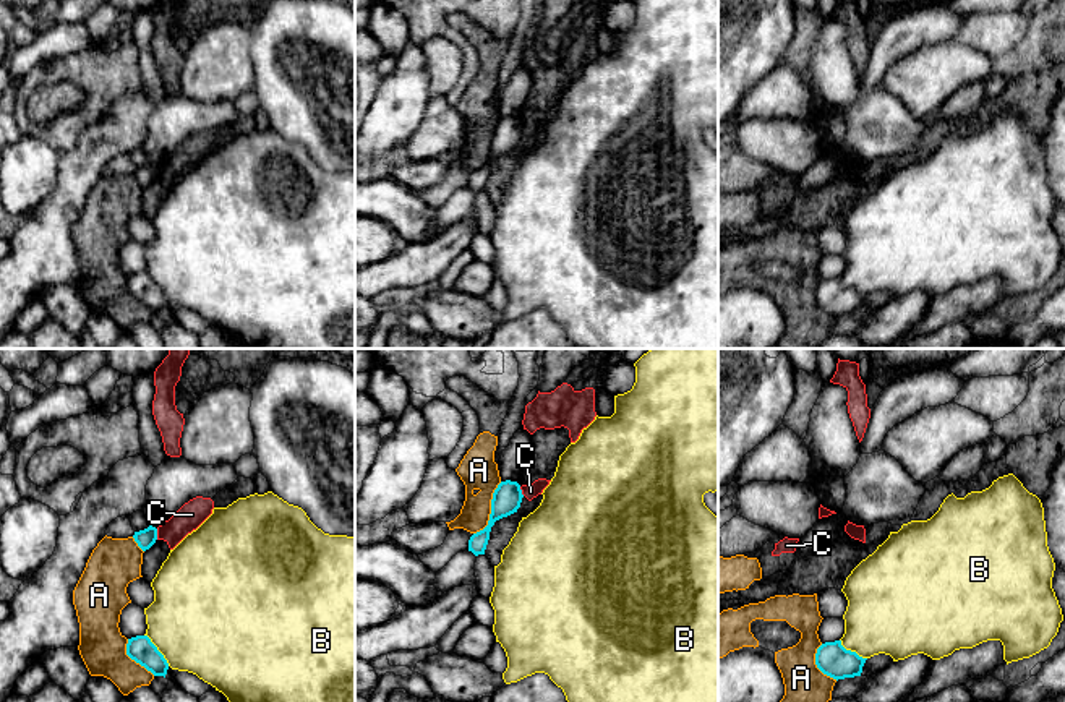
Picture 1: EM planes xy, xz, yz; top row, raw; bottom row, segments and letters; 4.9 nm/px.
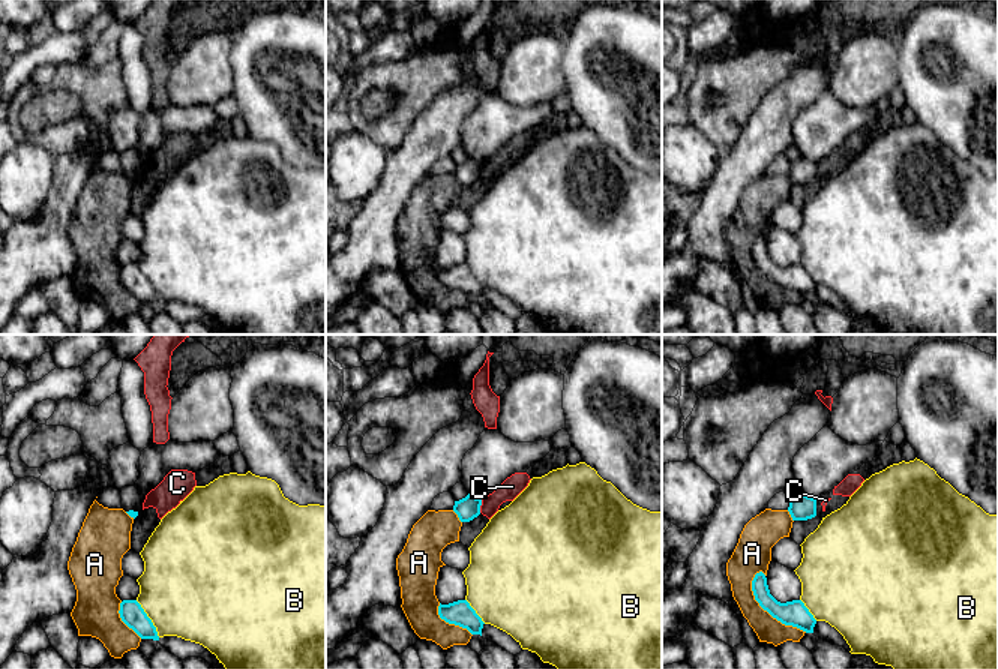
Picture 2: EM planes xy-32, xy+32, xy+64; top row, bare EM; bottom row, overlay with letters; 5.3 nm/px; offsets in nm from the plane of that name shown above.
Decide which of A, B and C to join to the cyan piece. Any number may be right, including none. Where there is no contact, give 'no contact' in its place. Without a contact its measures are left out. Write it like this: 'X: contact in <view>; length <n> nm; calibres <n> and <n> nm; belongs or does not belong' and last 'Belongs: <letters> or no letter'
A: contact in xz; length 300 nm; calibres 140 and 190 nm; does not belong
B: contact in xy; length 200 nm; calibres 130 and 480 nm; does not belong
C: contact in xy; length 60 nm; calibres 90 and 140 nm; does not belong
Belongs: no letter

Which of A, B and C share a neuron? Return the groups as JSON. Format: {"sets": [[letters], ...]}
{"sets": [["A", "C"], ["B"]]}

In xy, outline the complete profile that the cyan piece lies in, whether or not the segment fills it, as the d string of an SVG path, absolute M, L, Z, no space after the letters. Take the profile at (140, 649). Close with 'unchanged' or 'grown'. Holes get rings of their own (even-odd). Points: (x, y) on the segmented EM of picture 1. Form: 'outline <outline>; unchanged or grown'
outline M148 636L128 639L126 655L151 671L154 676L165 678L169 663Z; unchanged

